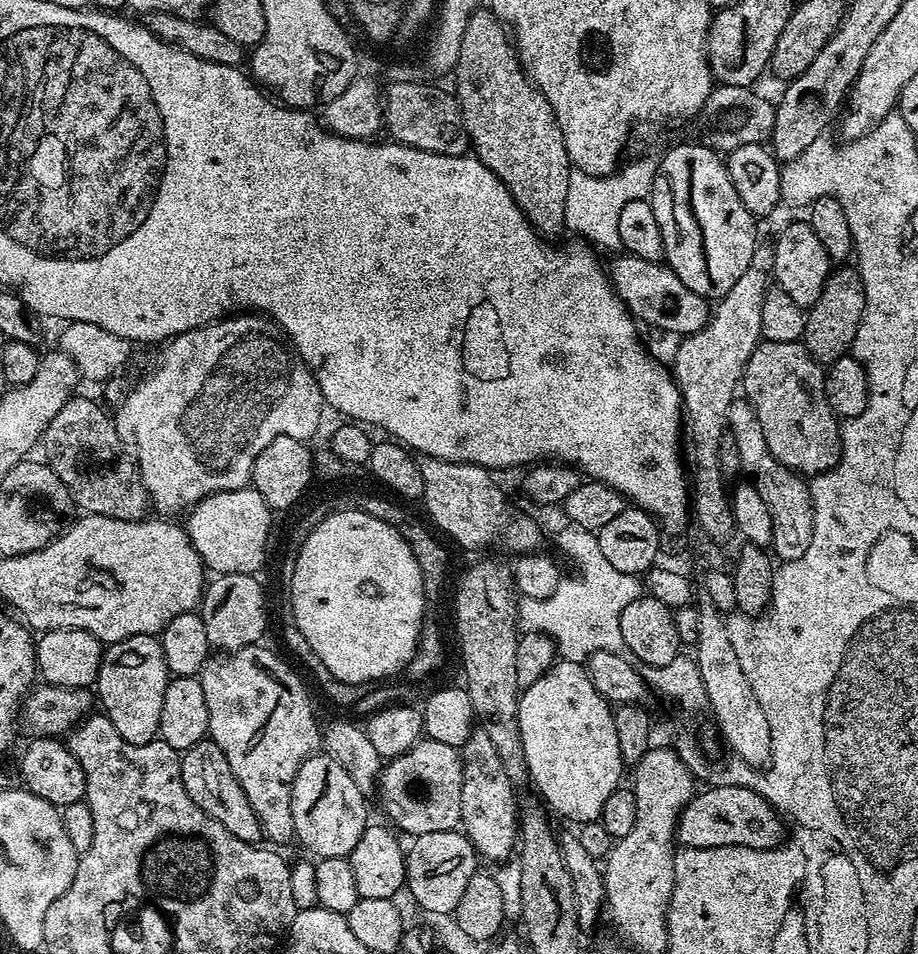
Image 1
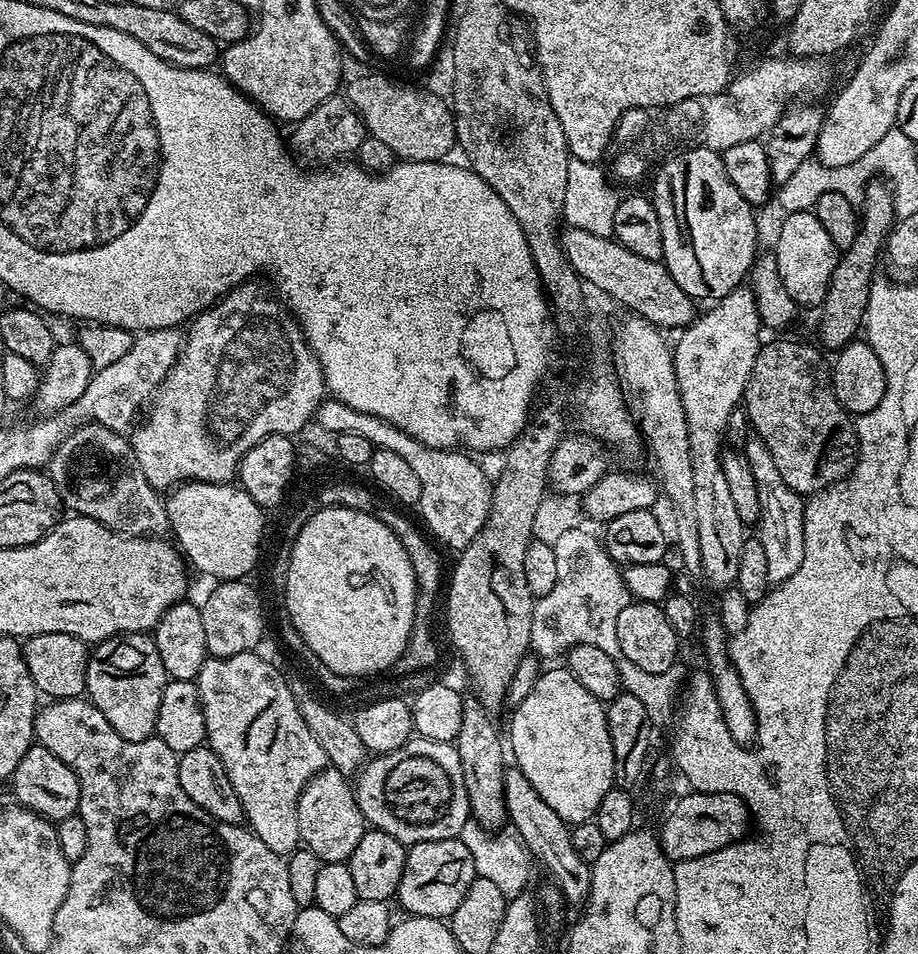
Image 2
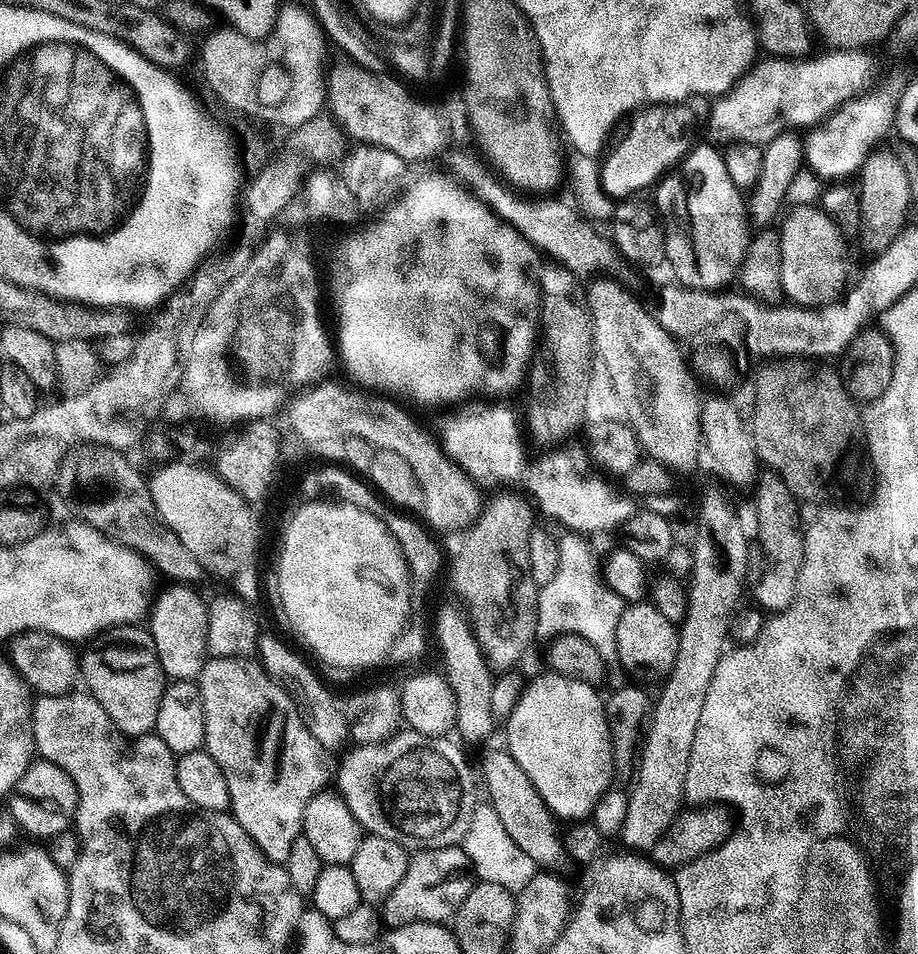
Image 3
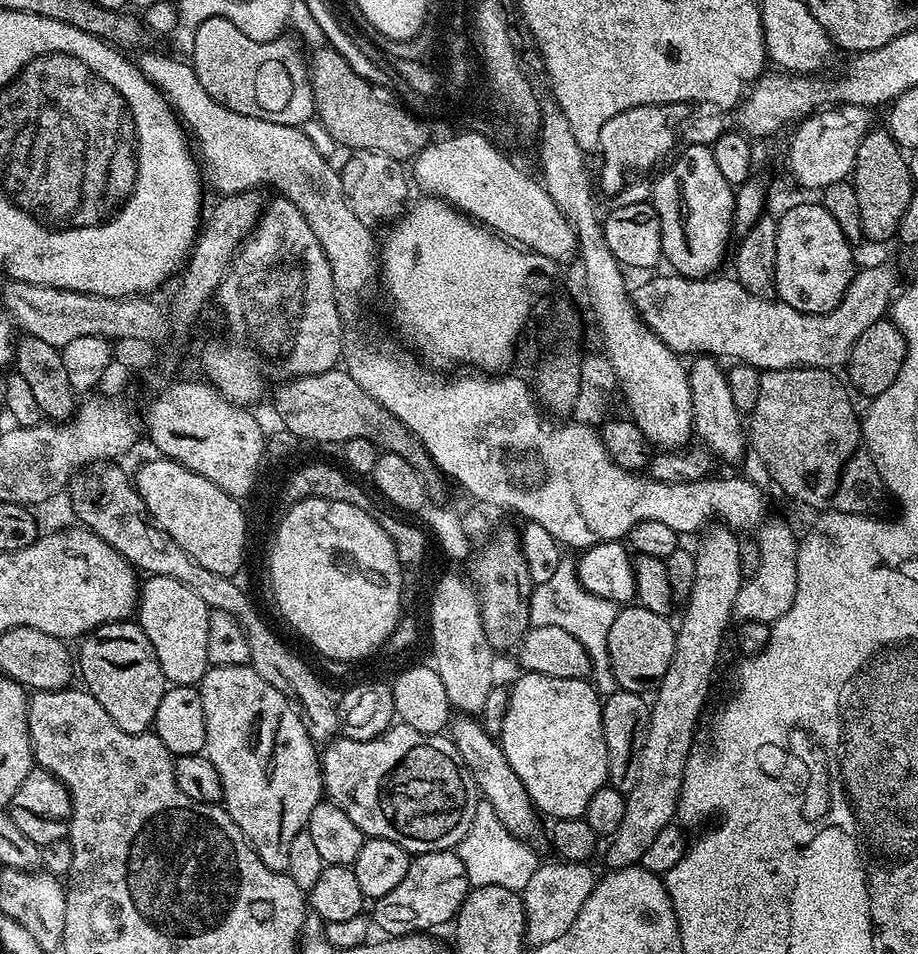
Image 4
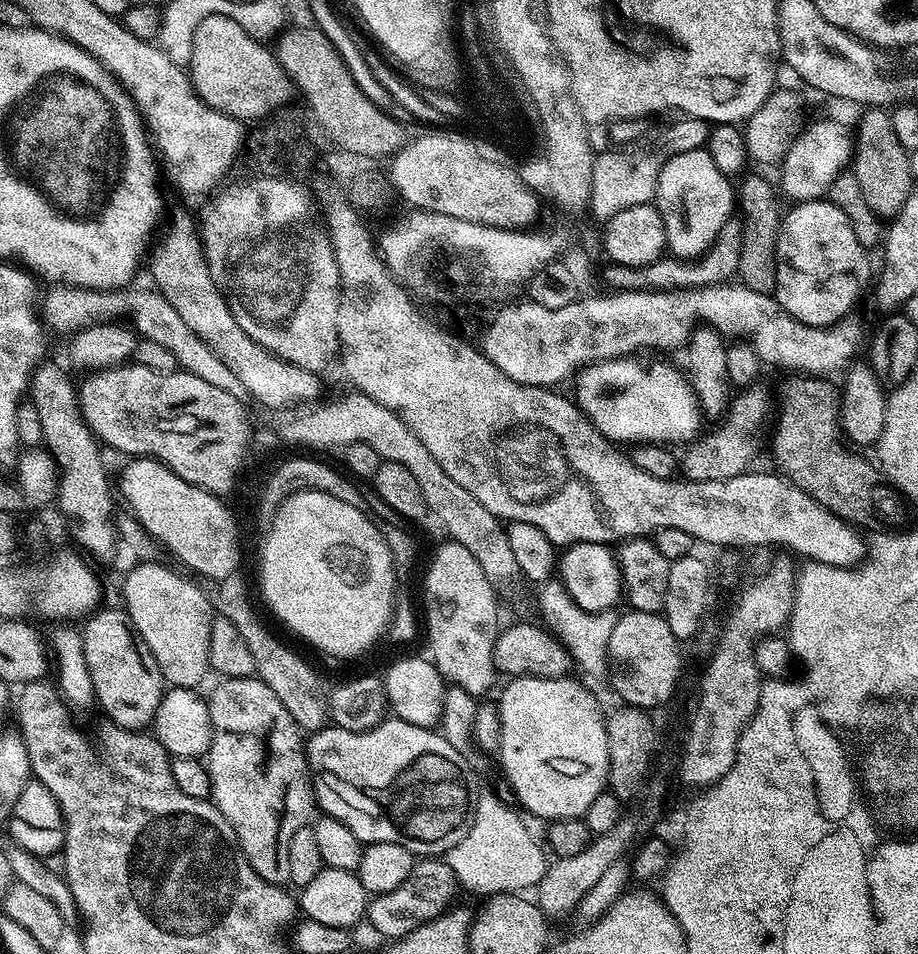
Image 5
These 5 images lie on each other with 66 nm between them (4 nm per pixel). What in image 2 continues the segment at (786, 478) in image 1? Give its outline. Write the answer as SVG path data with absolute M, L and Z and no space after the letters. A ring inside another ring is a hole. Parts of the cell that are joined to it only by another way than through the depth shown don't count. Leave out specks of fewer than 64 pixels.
M752 438L742 448L744 456L750 462L750 470L754 470L754 482L758 482L758 502L760 503L760 519L758 521L758 537L766 552L769 585L780 584L802 566L802 558L806 554L806 534L804 533L805 497L799 492L790 490L786 482L782 482L782 474L778 474L778 466L774 466L774 458L770 458L770 450L758 438Z

